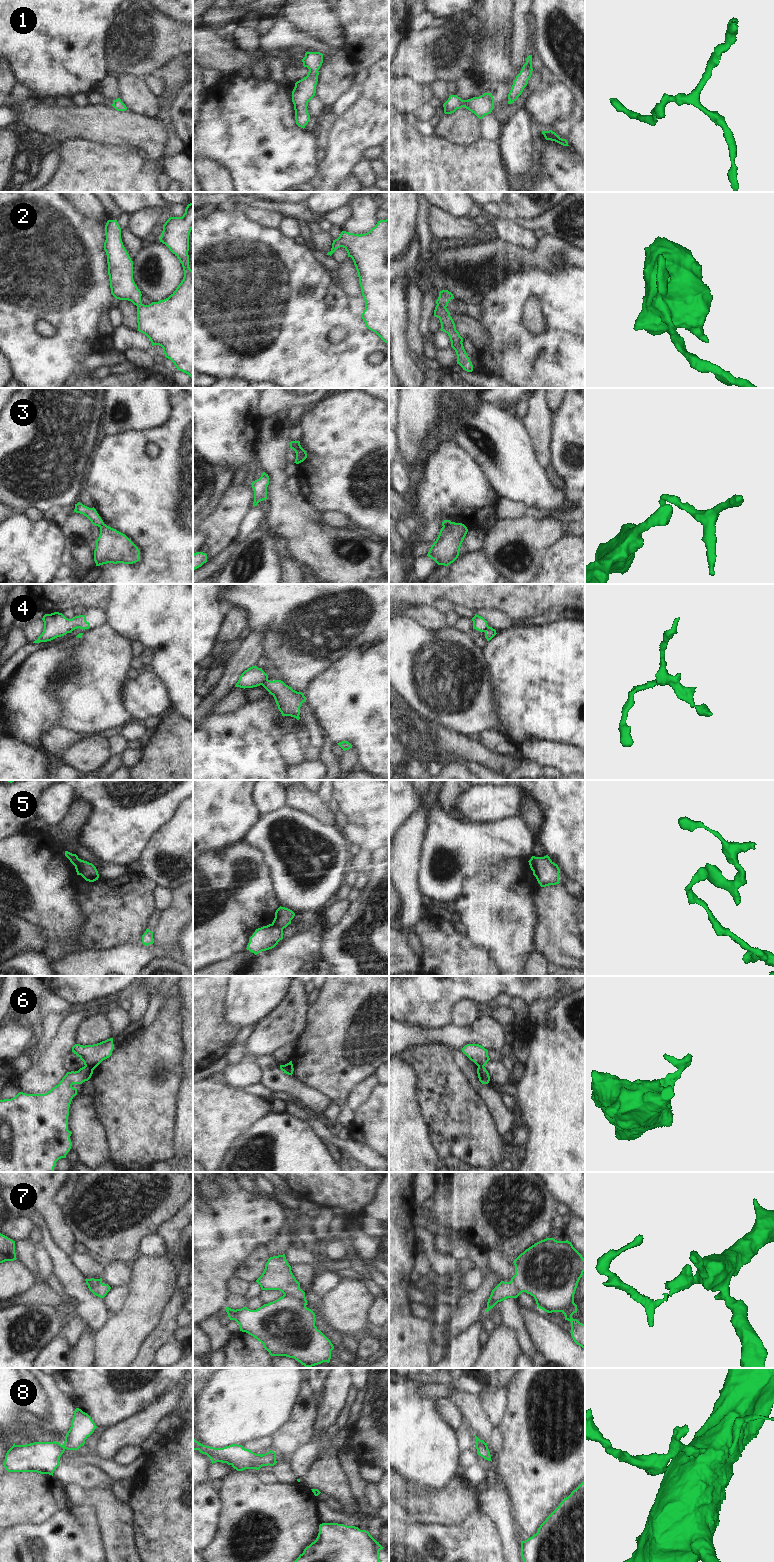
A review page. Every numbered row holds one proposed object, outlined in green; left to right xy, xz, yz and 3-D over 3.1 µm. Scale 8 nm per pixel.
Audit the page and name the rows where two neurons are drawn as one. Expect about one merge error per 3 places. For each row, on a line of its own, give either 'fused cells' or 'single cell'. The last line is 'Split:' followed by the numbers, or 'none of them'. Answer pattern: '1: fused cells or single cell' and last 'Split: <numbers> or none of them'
1: single cell
2: single cell
3: fused cells
4: fused cells
5: fused cells
6: fused cells
7: fused cells
8: single cell
Split: 3, 4, 5, 6, 7

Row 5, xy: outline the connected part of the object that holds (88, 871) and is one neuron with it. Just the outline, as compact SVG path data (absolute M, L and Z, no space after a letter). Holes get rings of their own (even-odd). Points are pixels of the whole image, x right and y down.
M79 859L78 866L79 866L78 875L81 875L86 881L94 882L98 880L99 878L98 871L92 863Z

